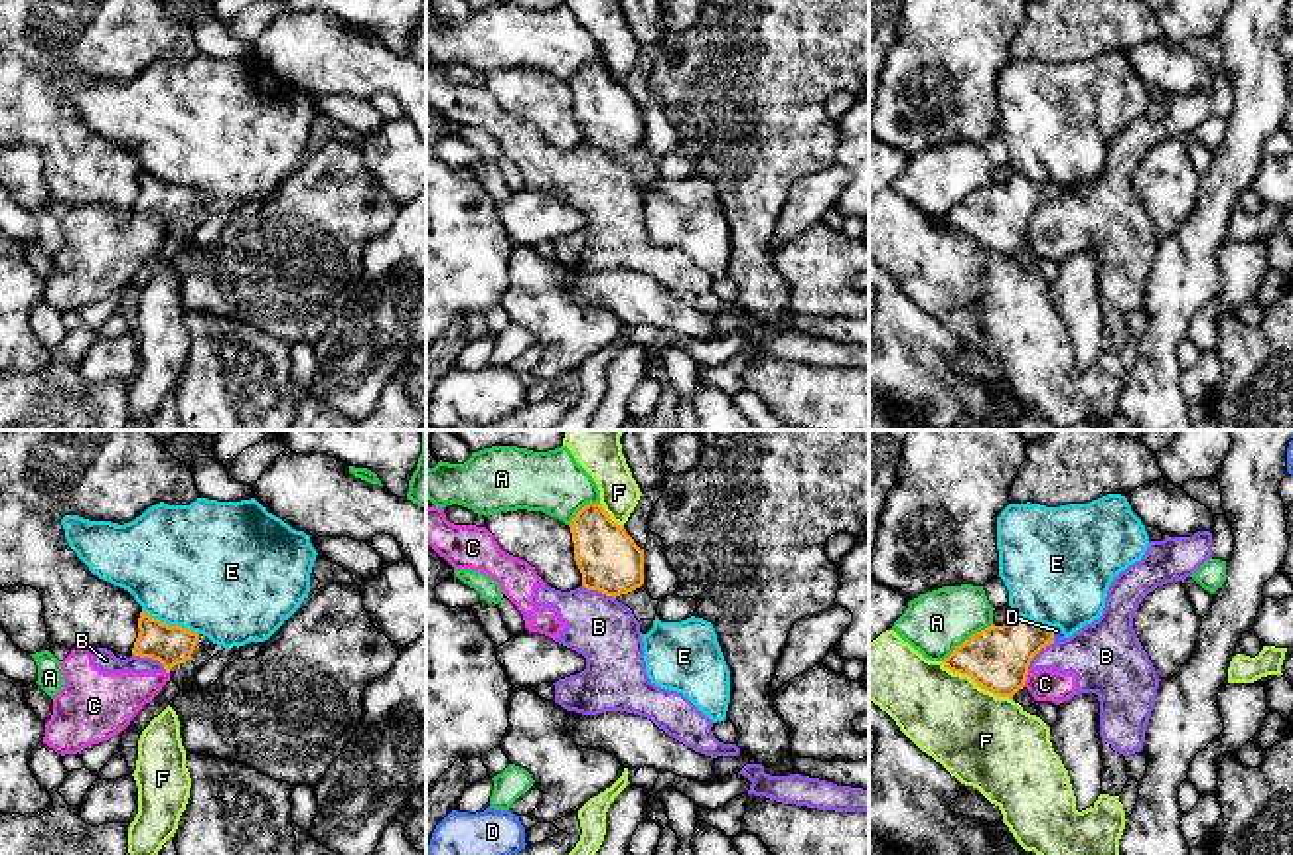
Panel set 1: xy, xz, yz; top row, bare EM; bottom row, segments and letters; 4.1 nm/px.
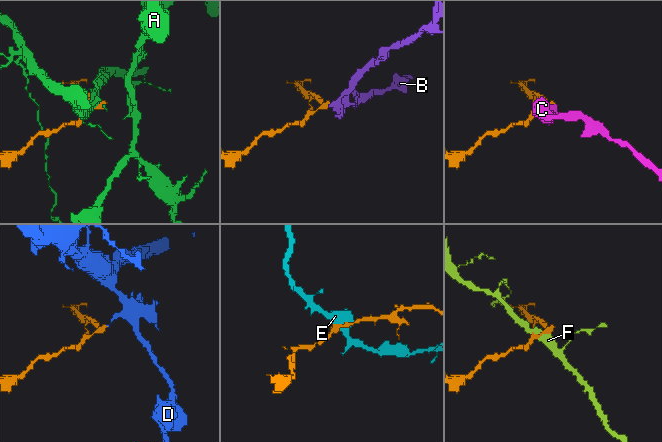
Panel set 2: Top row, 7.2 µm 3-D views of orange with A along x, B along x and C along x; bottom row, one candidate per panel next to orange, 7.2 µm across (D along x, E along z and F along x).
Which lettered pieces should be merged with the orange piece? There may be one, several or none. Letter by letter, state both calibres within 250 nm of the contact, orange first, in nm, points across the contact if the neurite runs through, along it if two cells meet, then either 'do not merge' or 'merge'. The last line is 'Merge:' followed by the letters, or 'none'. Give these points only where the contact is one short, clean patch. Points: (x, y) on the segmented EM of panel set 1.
A: calibres 260 and 260 nm; do not merge
B: calibres 160 and 90 nm; border xy (133, 652), (154, 658), (166, 672); do not merge
C: calibres 260 and 130 nm; do not merge
D: calibres 260 and 40 nm; way yz (997, 658), (1023, 638), (1053, 634), (1057, 630); merge
E: calibres 160 and 480 nm; border xy (143, 609), (168, 624), (180, 624), (198, 634); do not merge
F: calibres 260 and 380 nm; do not merge
Merge: D

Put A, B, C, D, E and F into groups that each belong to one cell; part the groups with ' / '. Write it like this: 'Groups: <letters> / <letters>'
Groups: A / B C / D / E / F

